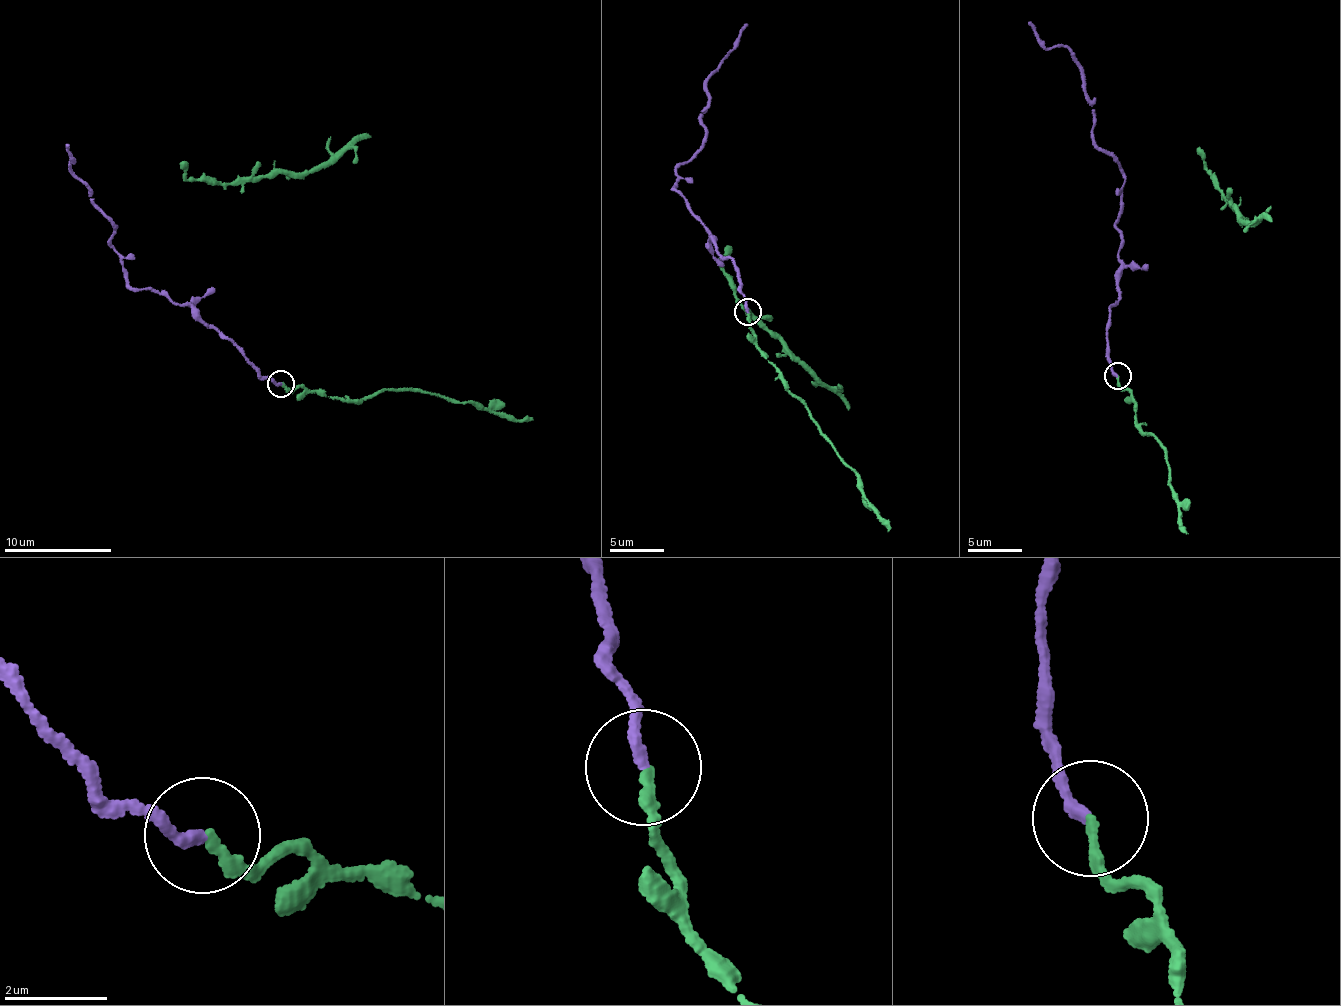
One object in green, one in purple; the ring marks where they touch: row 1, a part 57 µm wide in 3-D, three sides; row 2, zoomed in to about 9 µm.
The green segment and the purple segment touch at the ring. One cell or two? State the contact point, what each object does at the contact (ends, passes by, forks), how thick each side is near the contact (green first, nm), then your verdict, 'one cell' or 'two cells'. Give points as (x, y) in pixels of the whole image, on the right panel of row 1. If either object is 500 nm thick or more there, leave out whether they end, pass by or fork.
at (1117, 375); green ends there; purple ends there; 200 nm thick on the green side, 200 nm on the other; one cell

